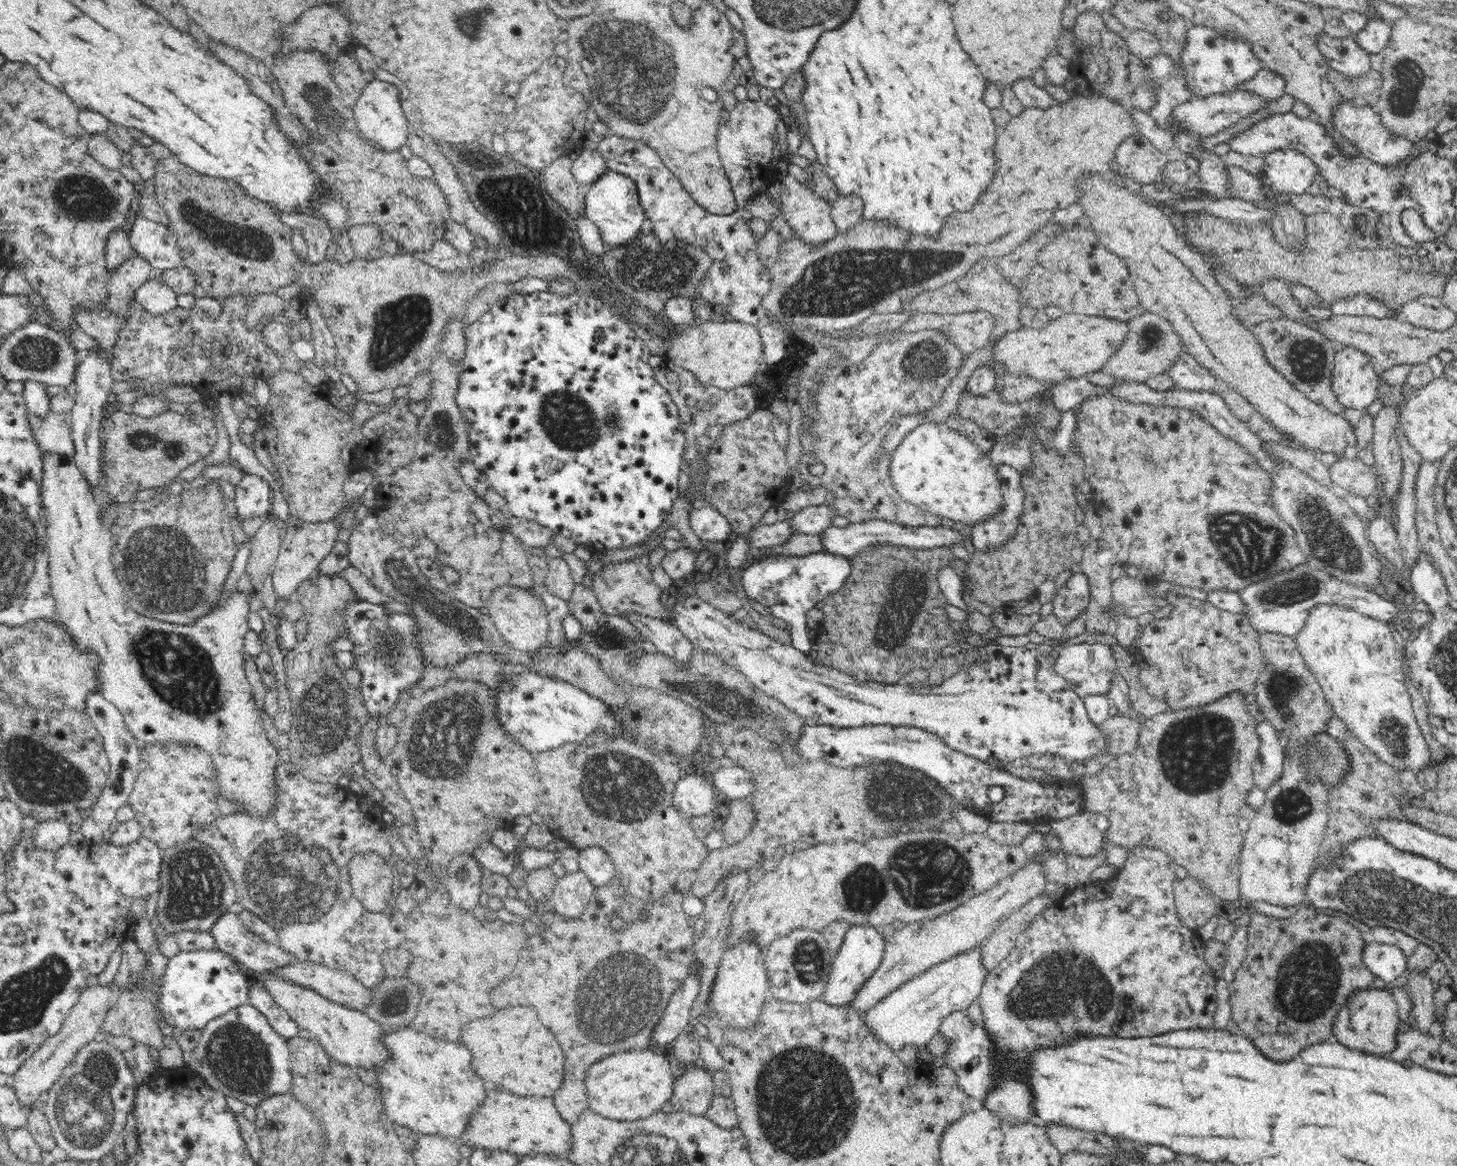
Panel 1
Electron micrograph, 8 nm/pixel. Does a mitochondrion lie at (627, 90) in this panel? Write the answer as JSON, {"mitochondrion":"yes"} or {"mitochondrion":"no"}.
{"mitochondrion":"yes"}

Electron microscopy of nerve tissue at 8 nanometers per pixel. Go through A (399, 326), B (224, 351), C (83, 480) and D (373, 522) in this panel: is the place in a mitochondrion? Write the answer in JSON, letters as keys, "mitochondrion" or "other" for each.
{"A":"mitochondrion","B":"other","C":"other","D":"other"}

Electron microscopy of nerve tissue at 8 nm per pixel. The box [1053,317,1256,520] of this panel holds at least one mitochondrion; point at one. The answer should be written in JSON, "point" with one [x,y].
{"point":[1151,337]}

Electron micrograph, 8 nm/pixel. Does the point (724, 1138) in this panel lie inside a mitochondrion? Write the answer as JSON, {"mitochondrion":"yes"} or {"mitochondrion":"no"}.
{"mitochondrion":"no"}

